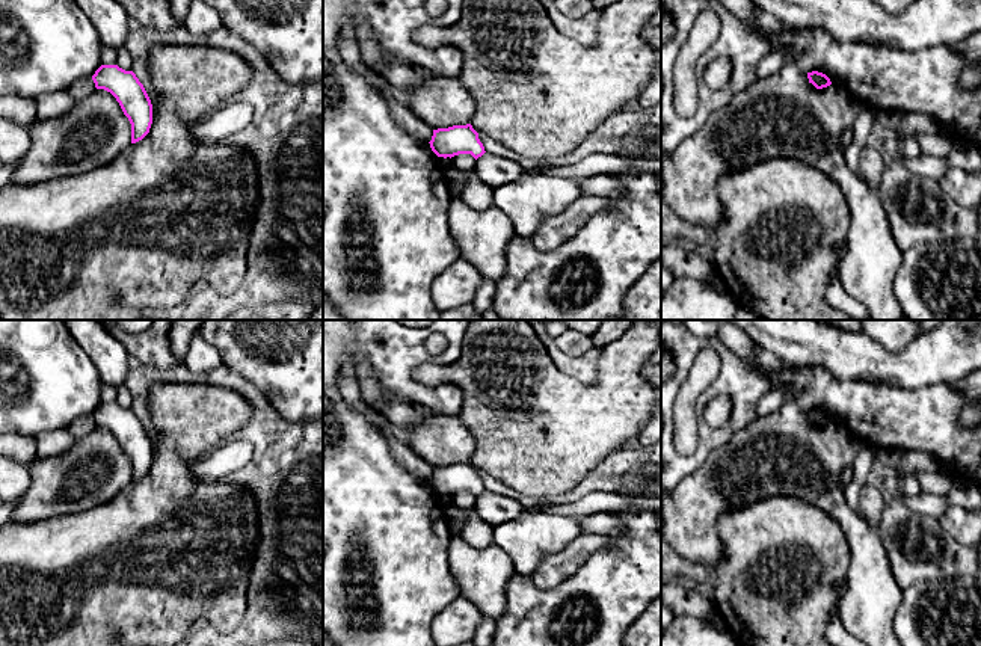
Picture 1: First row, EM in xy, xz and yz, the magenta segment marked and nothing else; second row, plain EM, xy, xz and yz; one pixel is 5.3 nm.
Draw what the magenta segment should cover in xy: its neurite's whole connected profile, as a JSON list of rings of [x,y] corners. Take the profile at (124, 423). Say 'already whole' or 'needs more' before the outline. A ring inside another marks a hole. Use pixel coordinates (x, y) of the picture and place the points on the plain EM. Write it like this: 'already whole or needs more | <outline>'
already whole | [[[101,403],[92,414],[97,427],[110,430],[131,462],[131,481],[142,478],[152,462],[151,438],[133,409]]]

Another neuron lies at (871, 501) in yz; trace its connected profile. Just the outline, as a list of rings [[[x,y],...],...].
[[[865,484],[859,494],[859,507],[863,518],[871,524],[875,525],[880,521],[881,512],[884,506],[883,491],[871,484]]]

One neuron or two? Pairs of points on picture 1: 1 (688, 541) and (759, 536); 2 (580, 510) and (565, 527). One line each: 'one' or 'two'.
1: two
2: two

